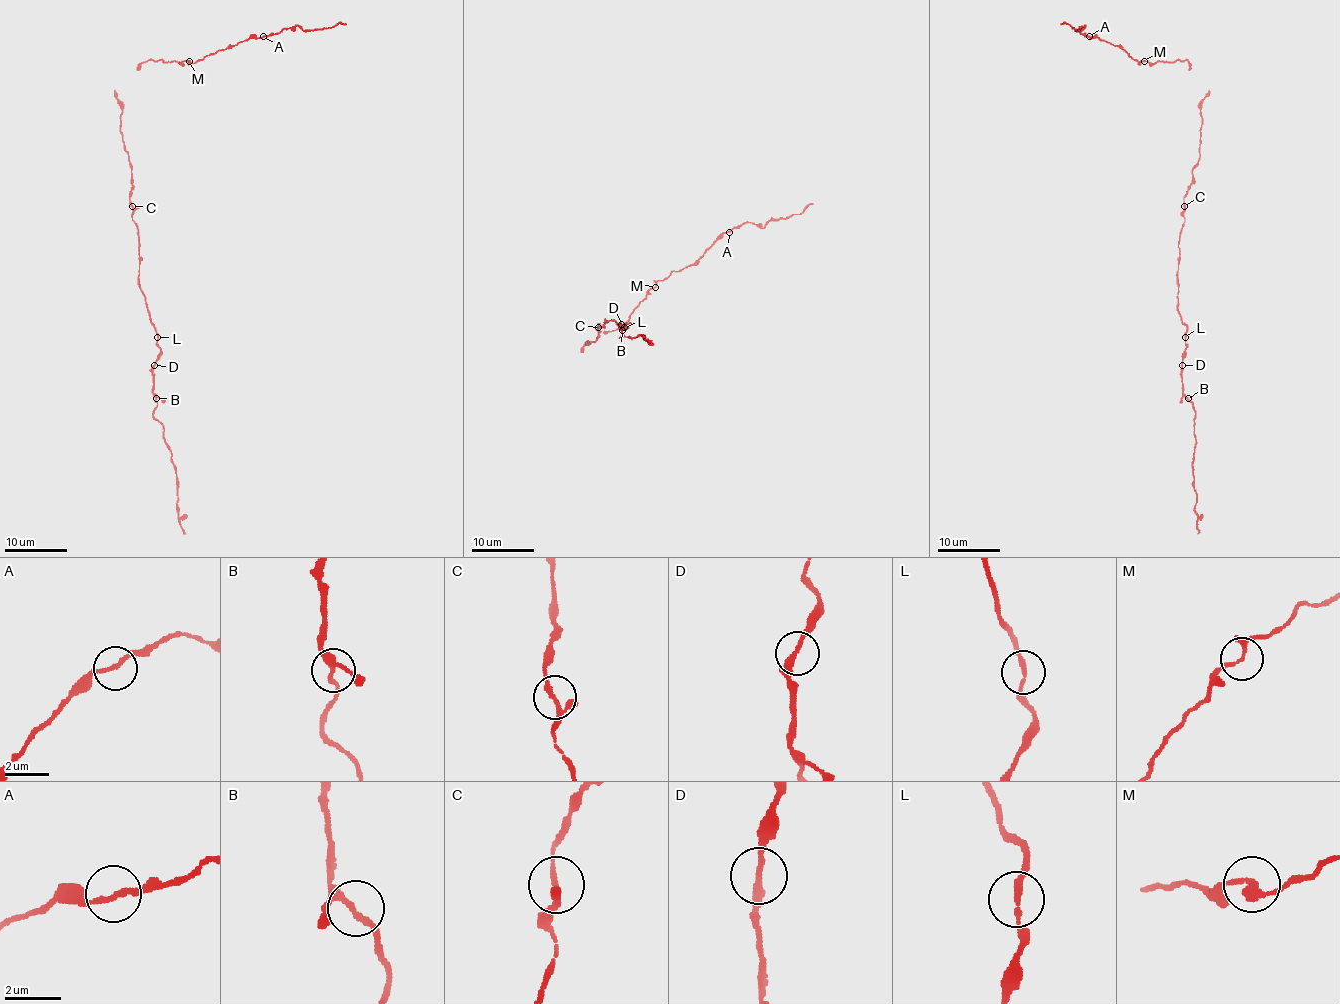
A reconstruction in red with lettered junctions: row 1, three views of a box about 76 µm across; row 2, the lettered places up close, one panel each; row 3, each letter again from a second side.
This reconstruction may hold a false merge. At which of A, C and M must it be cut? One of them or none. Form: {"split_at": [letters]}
{"split_at": []}

